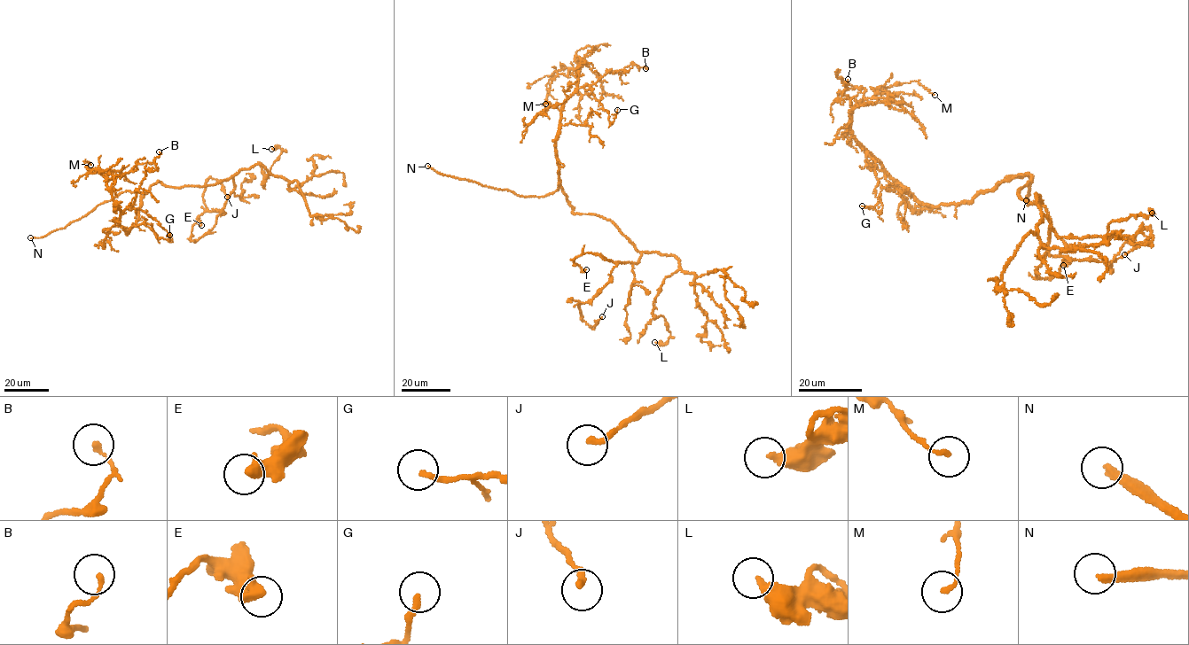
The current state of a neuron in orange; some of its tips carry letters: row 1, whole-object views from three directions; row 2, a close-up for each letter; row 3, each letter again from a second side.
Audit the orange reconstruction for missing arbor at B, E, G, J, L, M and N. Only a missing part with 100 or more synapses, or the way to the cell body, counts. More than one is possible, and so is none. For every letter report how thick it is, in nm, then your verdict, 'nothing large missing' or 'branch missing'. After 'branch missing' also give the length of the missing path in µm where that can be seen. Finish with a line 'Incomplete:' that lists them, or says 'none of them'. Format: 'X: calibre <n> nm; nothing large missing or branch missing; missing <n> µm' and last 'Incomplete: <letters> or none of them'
B: calibre 170 nm; nothing large missing
E: calibre 460 nm; nothing large missing
G: calibre 190 nm; nothing large missing
J: calibre 220 nm; nothing large missing
L: calibre 320 nm; nothing large missing
M: calibre 140 nm; nothing large missing
N: calibre 280 nm; branch missing; missing 35 µm
Incomplete: N

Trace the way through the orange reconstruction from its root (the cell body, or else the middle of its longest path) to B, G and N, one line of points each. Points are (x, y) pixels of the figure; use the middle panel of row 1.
B: (575, 213), (558, 172), (555, 138), (564, 104), (606, 73), (621, 72), (630, 65), (645, 68)
G: (575, 213), (558, 172), (555, 138), (564, 104), (583, 87), (608, 112), (611, 123), (617, 110)
N: (575, 213), (573, 213), (572, 206), (559, 186), (543, 196), (524, 197), (446, 175), (427, 166)

